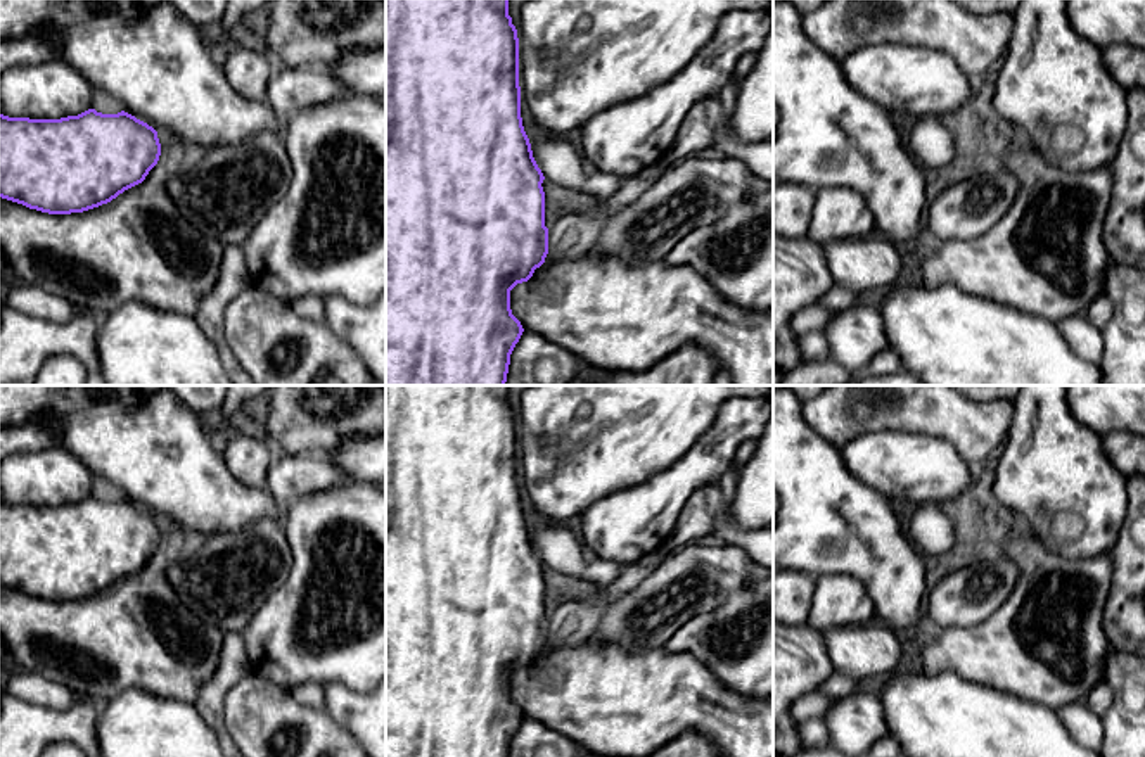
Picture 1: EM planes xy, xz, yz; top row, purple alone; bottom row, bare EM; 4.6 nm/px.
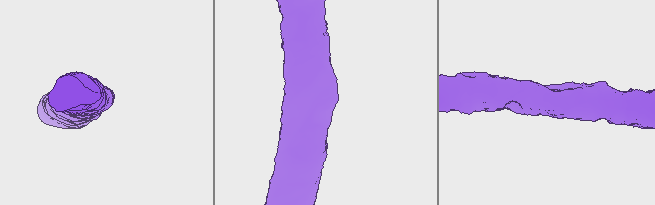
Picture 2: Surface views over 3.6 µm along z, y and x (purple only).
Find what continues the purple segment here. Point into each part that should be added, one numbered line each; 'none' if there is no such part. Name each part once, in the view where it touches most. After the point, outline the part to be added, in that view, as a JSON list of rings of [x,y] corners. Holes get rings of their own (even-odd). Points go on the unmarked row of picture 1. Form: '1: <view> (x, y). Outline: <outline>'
none

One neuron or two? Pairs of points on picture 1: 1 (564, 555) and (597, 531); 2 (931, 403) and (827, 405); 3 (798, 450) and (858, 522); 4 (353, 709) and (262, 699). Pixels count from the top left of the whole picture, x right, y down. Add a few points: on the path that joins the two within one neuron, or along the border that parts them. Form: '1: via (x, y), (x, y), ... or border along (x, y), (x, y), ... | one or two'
1: border along (580, 541), (583, 545) | two
2: via (905, 403), (872, 424), (853, 424) | one
3: via (803, 467), (841, 505) | one
4: border along (322, 704), (351, 735) | two

